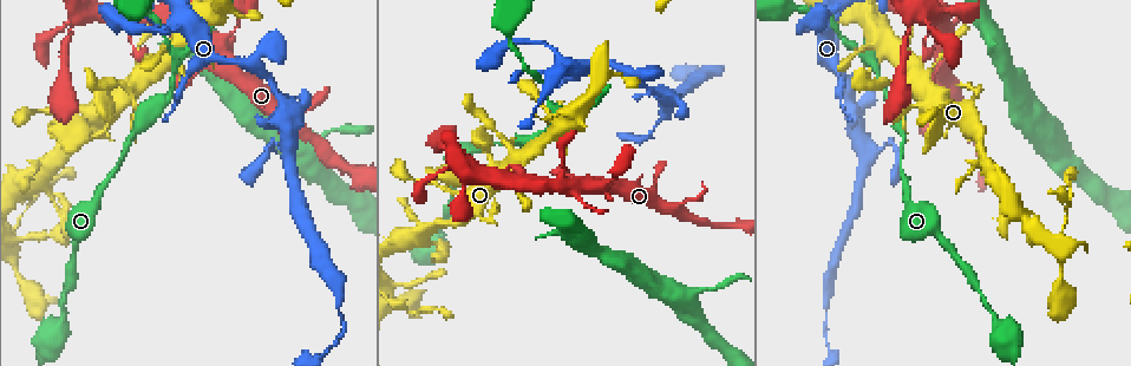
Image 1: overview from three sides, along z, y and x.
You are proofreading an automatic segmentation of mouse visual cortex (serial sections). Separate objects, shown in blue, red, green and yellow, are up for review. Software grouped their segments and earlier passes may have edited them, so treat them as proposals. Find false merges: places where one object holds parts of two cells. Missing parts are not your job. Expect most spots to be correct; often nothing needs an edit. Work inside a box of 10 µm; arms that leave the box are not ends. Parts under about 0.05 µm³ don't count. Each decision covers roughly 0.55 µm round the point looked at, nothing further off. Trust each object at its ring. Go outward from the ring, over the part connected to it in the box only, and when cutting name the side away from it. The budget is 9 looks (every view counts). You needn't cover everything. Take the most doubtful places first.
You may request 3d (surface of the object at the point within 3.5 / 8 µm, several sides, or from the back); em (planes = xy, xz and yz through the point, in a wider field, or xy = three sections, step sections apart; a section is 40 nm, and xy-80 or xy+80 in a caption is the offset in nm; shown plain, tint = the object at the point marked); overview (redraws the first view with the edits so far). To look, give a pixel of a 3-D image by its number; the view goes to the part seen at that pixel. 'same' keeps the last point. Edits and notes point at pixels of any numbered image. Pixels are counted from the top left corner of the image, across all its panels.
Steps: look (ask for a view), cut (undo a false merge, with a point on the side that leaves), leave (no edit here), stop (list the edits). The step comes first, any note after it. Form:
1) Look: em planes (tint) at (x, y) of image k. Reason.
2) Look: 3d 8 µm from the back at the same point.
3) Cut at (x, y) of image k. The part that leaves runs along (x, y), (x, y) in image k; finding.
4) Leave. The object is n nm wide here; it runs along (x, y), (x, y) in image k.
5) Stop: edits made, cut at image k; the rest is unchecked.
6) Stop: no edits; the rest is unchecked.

Look: 3d 8 µm at (177, 27) of image 1. Sudden change in width.

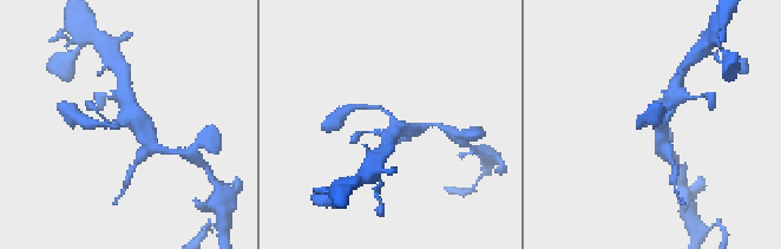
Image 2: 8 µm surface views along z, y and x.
Look: 3d 3.5 µm at the same point.

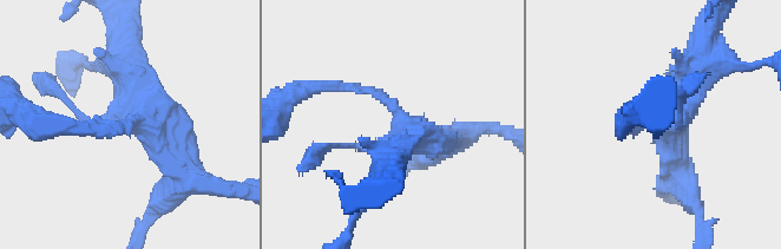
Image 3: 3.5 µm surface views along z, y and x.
Look: em xy step 3 (tint) at (390, 107) of image 3. 4 arms meet here; the arms are 150, 250, 350, 350 nm wide; shape alone is not enough.

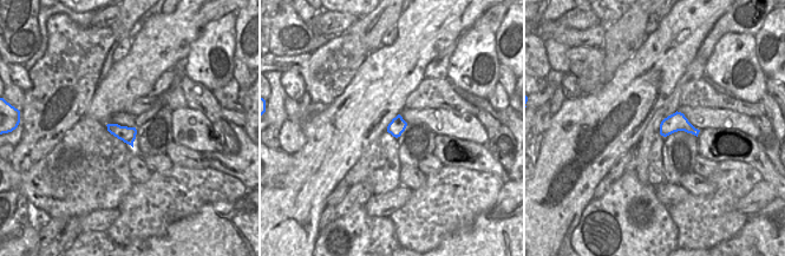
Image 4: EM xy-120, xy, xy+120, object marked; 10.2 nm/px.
Leave. It runs along (445, 142), (369, 90), (315, 87) in image 3; continuous, no second cell.

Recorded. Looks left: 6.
Look: 3d 3.5 µm at (407, 311) of image 1. Abrupt turn.

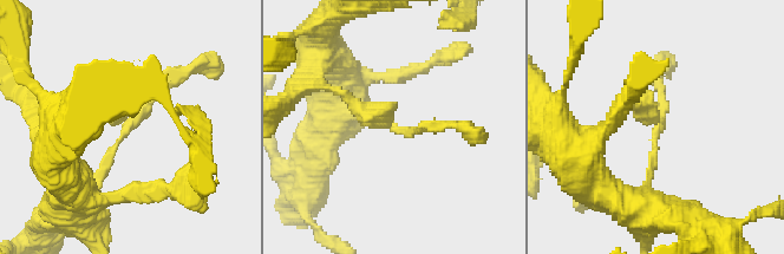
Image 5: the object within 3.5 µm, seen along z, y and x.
Look: em planes (tint) at (657, 122) of image 5. Now the EM.

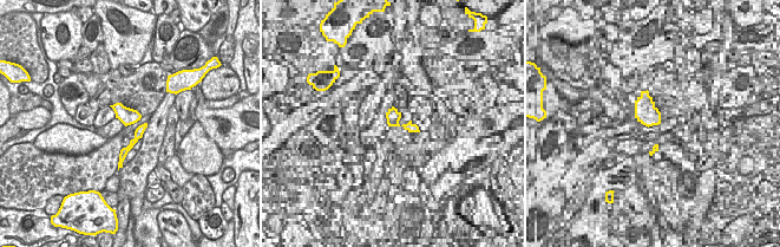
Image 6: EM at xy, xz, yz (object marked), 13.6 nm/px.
Look: em xy step 5 (tint) at the same point.

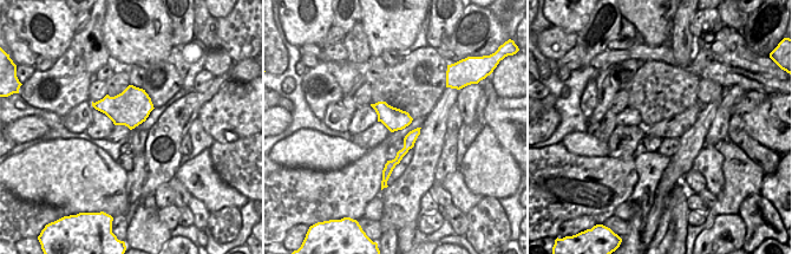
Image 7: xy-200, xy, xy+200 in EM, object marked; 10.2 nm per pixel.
Leave. It runs along (644, 189), (659, 124), (622, 99) in image 5; one cell here.

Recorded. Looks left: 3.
Look: 3d 3.5 µm at (874, 54) of image 1. A narrow waist.

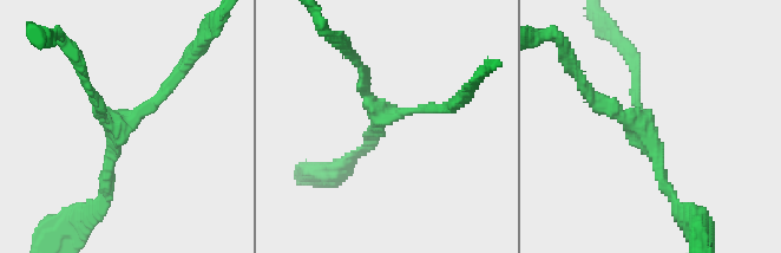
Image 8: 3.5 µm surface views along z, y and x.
Look: em xy step 5 (tint) at (377, 118) of image 8. 3 arms meet here; the arms are 150, 150, 200 nm wide.

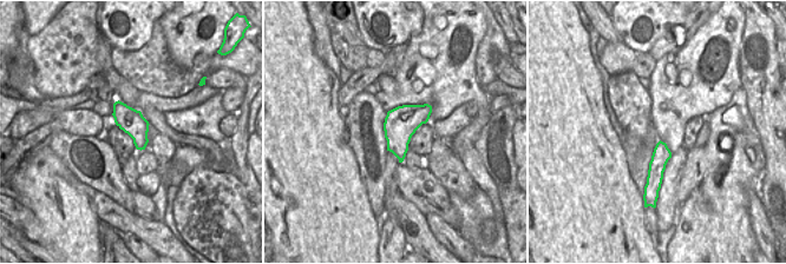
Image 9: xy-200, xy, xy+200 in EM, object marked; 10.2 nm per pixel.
Leave. It runs along (671, 200), (648, 127), (588, 91) in image 8; continuous, no second cell.

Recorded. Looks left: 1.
Stop: no edits; the rest is unchecked.

